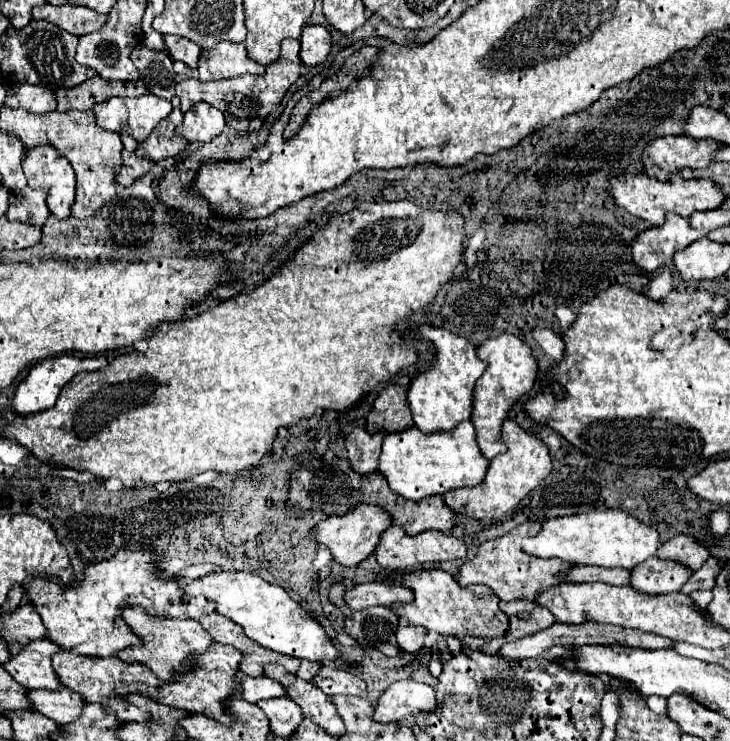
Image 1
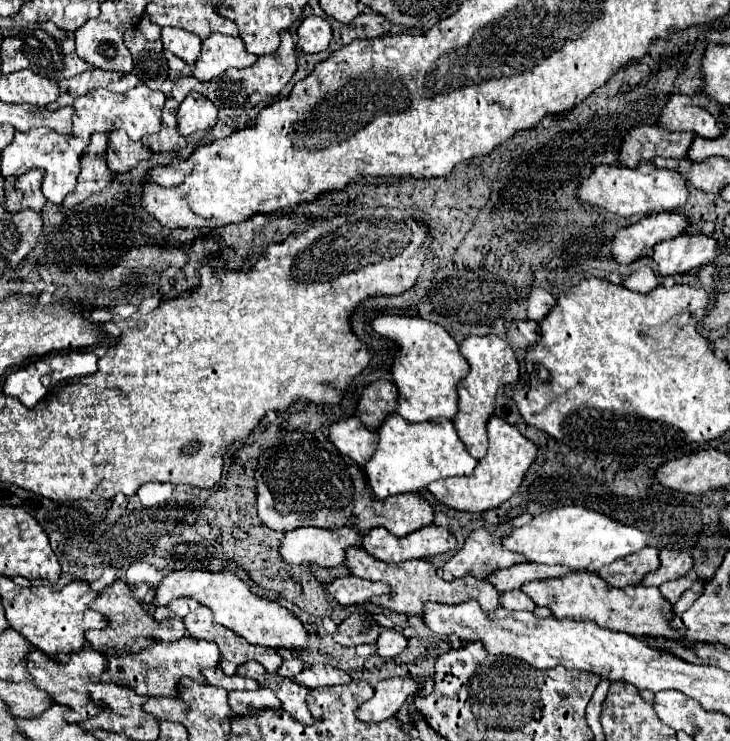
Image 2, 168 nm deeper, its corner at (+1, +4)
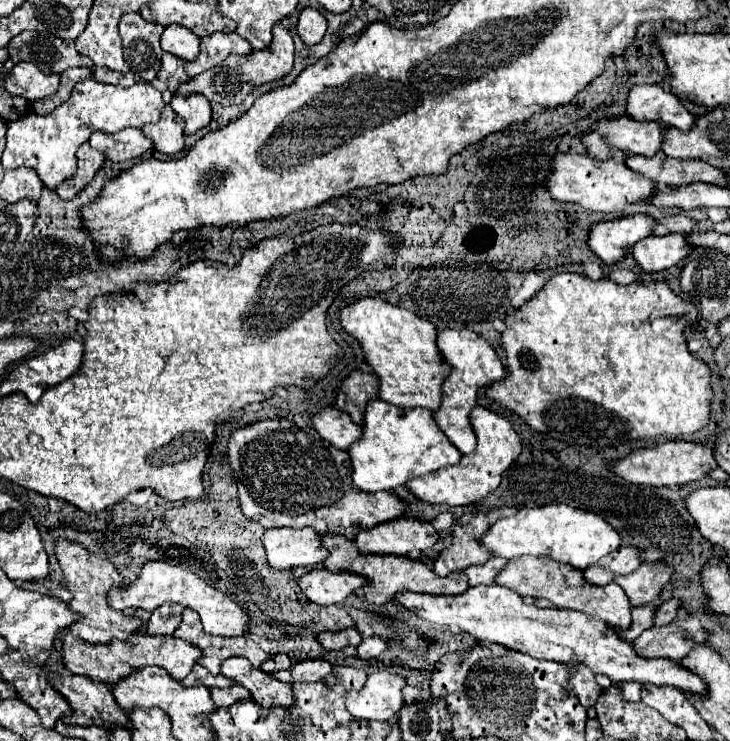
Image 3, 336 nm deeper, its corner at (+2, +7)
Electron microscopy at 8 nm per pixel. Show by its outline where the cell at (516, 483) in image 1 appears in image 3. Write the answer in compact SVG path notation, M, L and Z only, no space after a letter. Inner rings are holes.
M474 407L472 413L470 413L470 423L472 423L472 429L474 429L476 439L478 439L478 445L476 445L474 453L462 455L460 463L456 463L452 467L442 467L438 471L426 473L426 475L406 483L408 491L412 495L416 495L420 501L424 501L424 503L444 503L444 505L452 505L452 507L454 505L476 503L500 485L502 473L520 455L522 443L520 443L518 433L498 413L494 413L490 409L484 409L484 407Z

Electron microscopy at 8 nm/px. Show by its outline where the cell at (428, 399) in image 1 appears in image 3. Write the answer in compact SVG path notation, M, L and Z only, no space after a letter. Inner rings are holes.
M362 297L346 305L340 313L342 329L352 335L362 351L366 363L374 369L380 391L378 397L398 407L424 407L436 411L442 401L442 381L448 377L450 367L442 363L436 347L436 327L384 299Z

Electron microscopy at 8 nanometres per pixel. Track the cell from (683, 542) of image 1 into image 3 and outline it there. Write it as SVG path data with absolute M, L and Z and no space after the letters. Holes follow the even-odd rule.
M640 565L634 573L616 577L614 583L618 583L624 589L632 607L638 607L650 603L652 599L658 599L662 595L662 589L670 583L672 573L672 567L654 569L650 565Z

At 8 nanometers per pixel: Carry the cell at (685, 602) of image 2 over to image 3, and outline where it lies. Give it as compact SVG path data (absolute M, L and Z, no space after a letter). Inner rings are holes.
M670 599L662 605L658 605L658 611L654 615L654 625L660 627L660 625L668 625L674 617L676 617L676 611L678 611L678 601L676 599Z

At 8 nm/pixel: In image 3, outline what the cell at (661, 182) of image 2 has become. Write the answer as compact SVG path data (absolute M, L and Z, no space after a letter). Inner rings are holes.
M612 149L608 159L598 161L590 159L588 155L570 155L570 153L556 153L552 157L552 167L546 179L546 189L556 201L576 203L588 211L602 211L610 213L614 209L624 209L626 203L638 203L648 199L654 193L654 183L644 179L642 175L630 171L624 165L624 153Z

